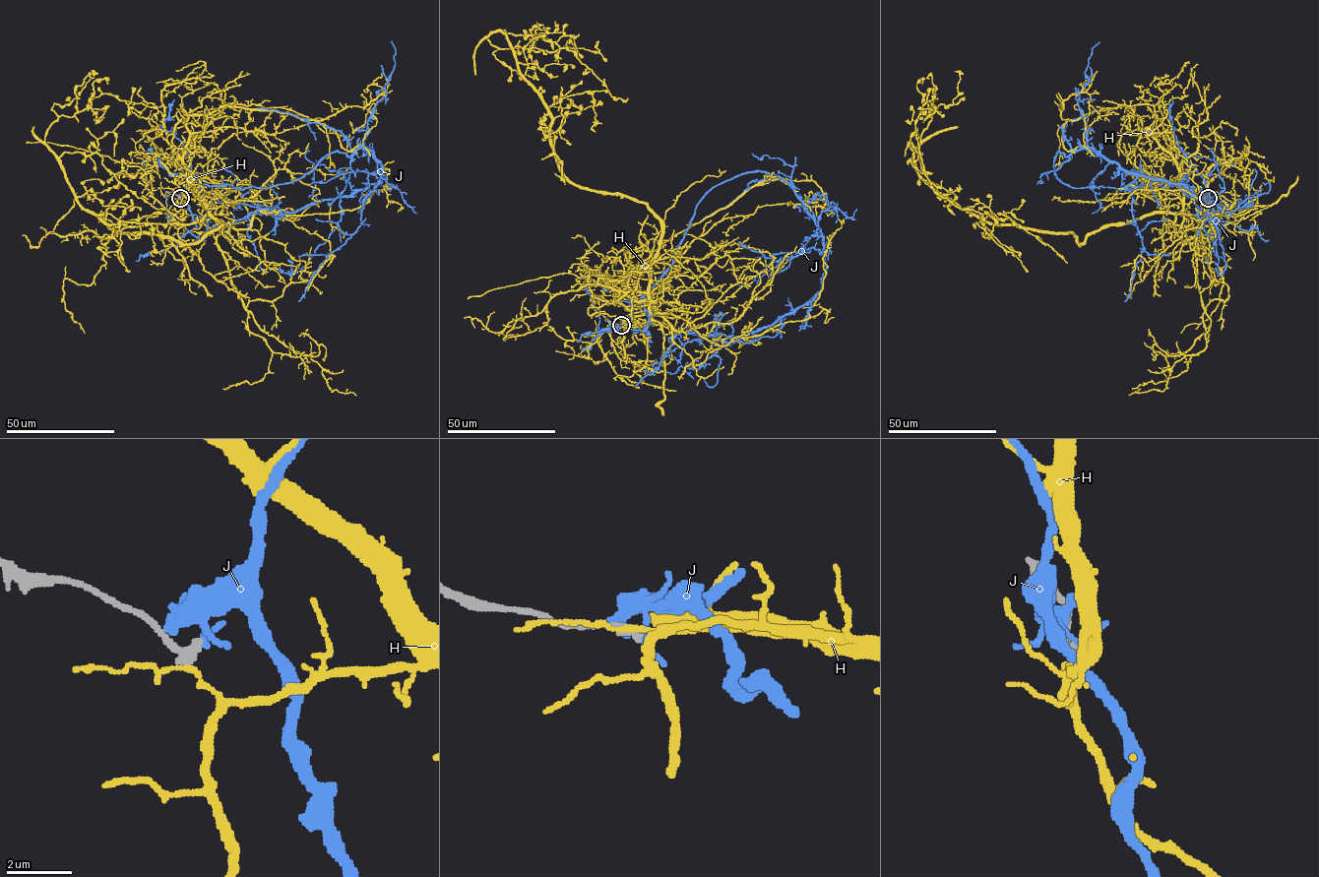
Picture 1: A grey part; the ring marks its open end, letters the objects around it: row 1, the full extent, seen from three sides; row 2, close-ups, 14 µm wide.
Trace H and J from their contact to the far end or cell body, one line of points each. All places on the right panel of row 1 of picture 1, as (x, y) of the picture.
H: (1208, 199), (1198, 215), (1149, 213), (1078, 243), (986, 222), (919, 174), (913, 152), (935, 94), (923, 120)
J: (1208, 197), (1191, 166), (1171, 186), (1074, 188), (1055, 156), (1094, 149), (1269, 239)

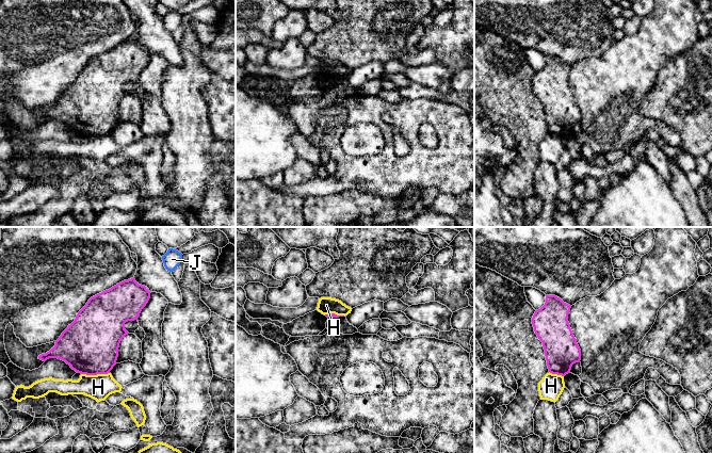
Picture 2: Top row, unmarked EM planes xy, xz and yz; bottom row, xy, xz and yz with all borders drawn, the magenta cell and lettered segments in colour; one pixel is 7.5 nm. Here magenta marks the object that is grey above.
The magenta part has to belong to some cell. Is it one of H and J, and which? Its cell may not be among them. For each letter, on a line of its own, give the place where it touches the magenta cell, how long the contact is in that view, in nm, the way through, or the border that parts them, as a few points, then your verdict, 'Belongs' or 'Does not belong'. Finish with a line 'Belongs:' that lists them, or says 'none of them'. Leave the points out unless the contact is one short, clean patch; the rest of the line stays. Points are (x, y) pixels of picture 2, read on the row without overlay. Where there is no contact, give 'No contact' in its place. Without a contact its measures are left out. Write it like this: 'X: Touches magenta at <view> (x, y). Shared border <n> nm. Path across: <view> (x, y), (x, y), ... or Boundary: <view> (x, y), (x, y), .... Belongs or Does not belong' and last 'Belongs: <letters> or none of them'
H: Touches magenta at xy (95, 135). Shared border 220 nm. Boundary: xy (109, 133), (81, 135). Does not belong
J: No contact. Does not belong
Belongs: none of them

